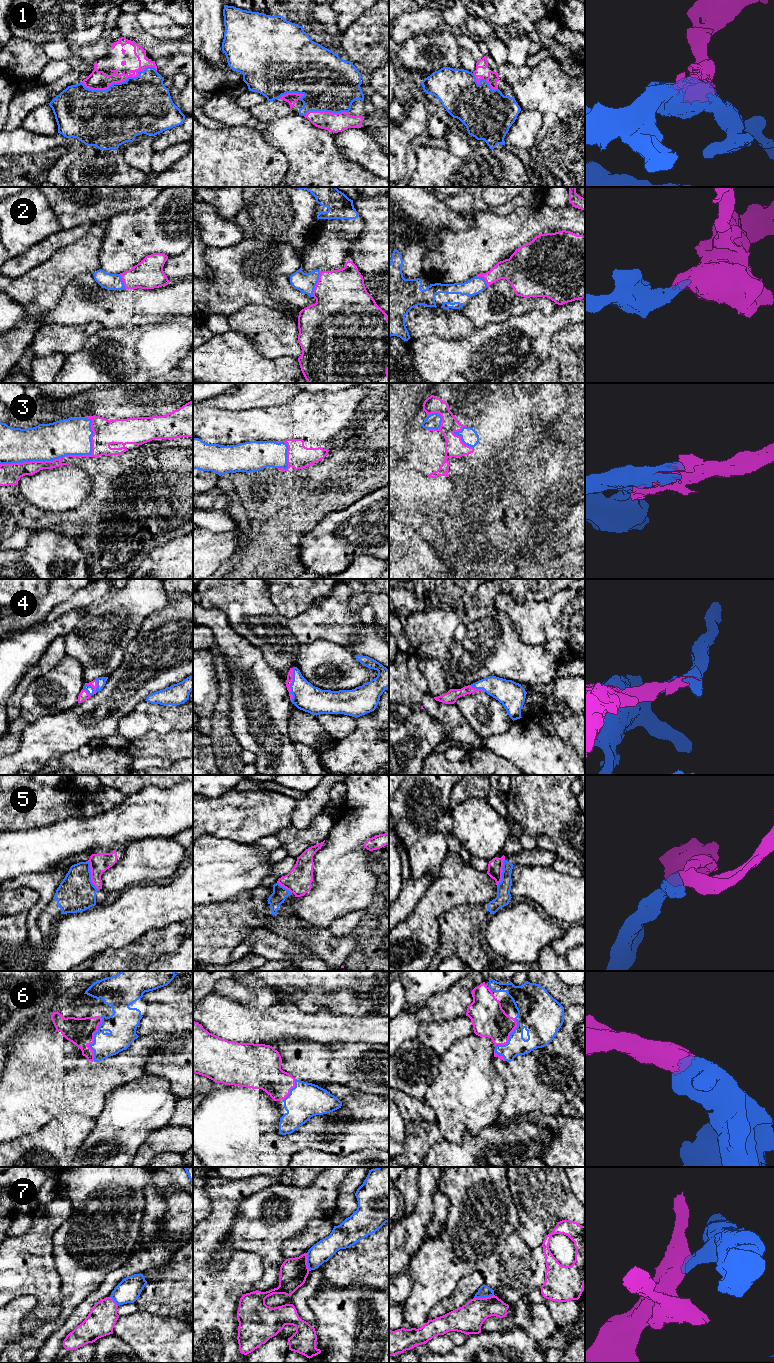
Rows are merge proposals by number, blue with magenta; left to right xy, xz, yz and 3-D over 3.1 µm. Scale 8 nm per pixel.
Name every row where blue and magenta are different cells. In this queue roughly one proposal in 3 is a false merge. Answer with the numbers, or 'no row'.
5, 7

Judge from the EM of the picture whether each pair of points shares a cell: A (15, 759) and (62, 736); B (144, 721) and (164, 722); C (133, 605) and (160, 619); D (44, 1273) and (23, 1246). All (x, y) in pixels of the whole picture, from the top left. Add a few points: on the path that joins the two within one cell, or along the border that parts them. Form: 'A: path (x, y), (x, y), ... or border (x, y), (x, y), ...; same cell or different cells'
A: path (27, 758), (50, 736); same cell
B: path (149, 721), (159, 721); same cell
C: border (168, 599), (164, 607), (143, 621), (137, 633); different cells
D: path (37, 1266), (24, 1253); same cell

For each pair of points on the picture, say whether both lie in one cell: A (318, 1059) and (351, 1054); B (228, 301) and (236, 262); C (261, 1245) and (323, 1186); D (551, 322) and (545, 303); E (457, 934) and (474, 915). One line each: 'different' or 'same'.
A: same
B: same
C: same
D: different
E: same

